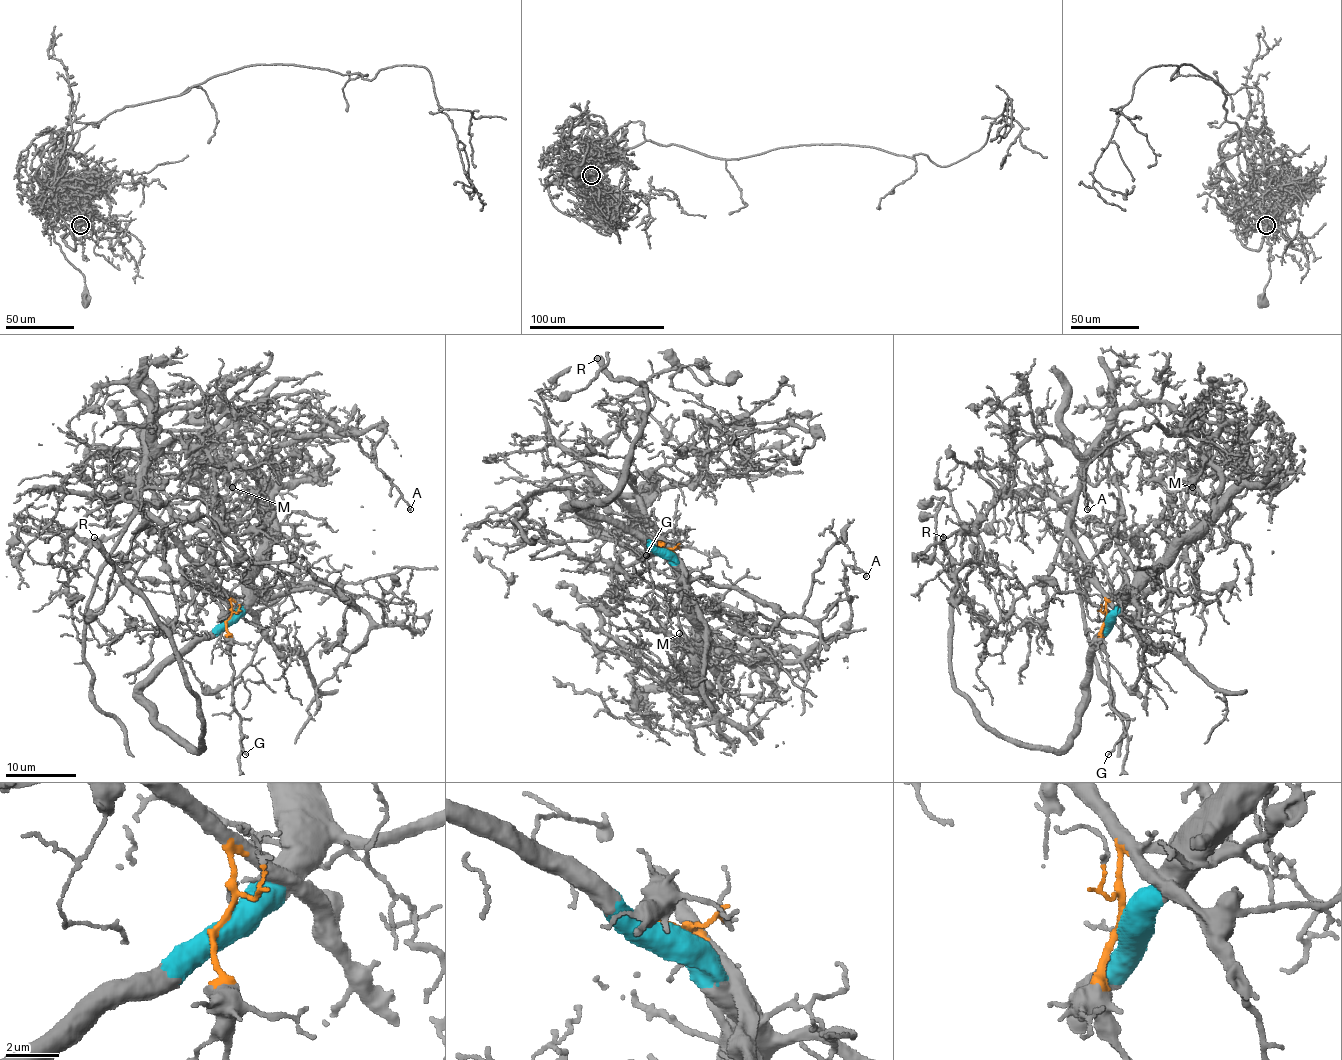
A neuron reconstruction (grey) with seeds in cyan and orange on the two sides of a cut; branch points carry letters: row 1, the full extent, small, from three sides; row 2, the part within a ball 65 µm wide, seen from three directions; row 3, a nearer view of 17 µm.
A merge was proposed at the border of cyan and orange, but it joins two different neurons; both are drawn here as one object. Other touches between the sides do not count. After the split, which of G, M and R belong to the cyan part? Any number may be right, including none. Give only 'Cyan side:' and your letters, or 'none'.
Cyan side: M, R

